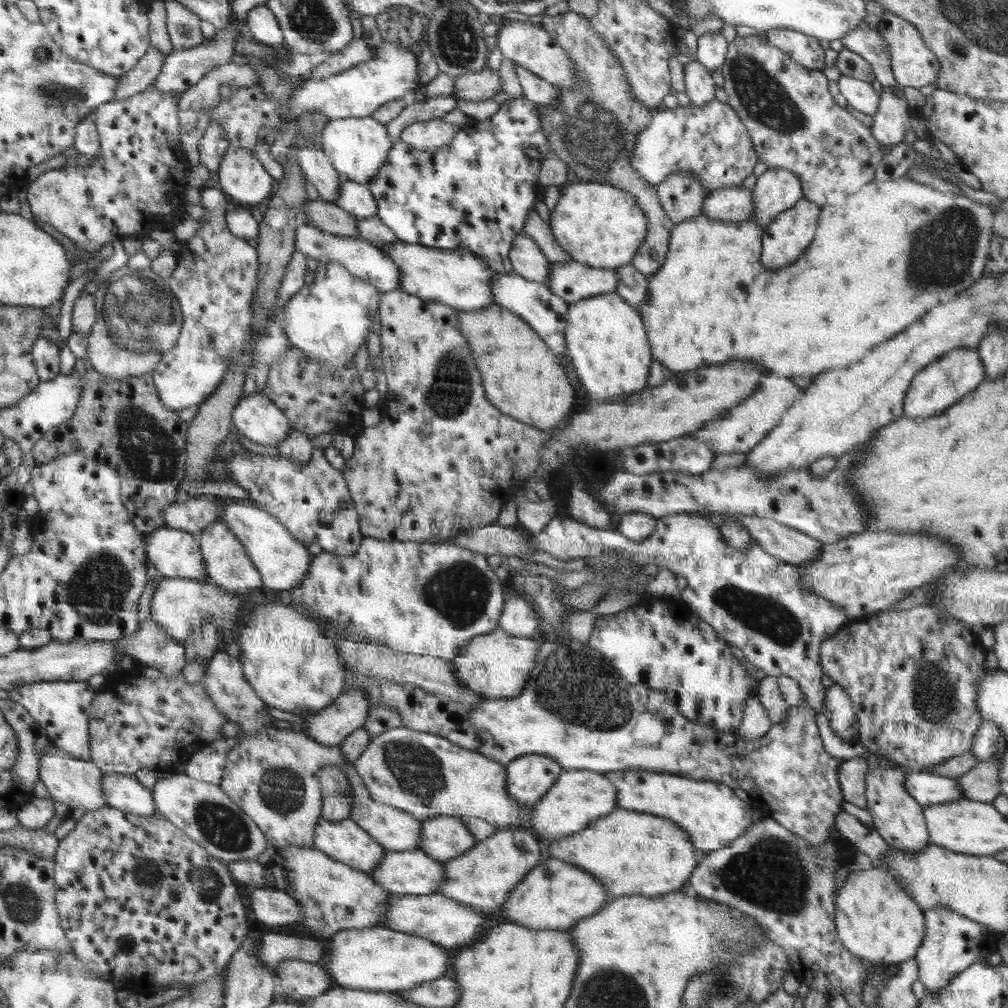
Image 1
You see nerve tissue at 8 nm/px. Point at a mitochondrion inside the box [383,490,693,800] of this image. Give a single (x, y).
(581, 690)

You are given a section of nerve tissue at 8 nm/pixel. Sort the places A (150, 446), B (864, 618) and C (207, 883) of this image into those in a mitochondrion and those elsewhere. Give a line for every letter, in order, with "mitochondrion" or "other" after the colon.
A: mitochondrion
B: other
C: mitochondrion

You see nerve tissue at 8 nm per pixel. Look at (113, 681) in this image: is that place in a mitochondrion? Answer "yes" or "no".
no

